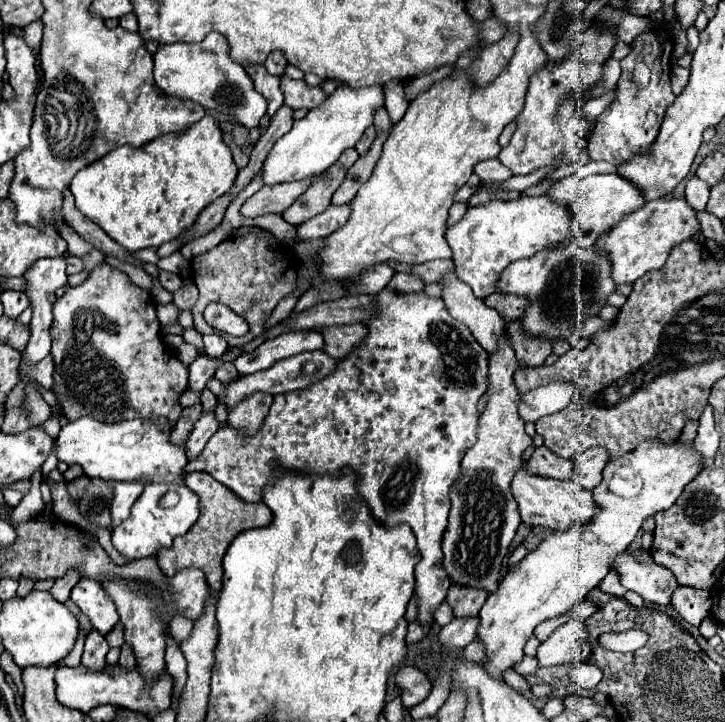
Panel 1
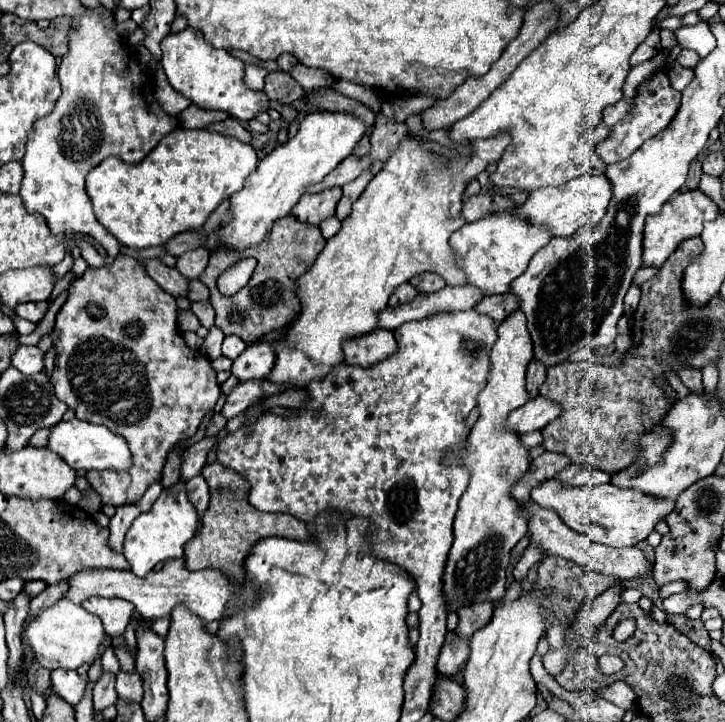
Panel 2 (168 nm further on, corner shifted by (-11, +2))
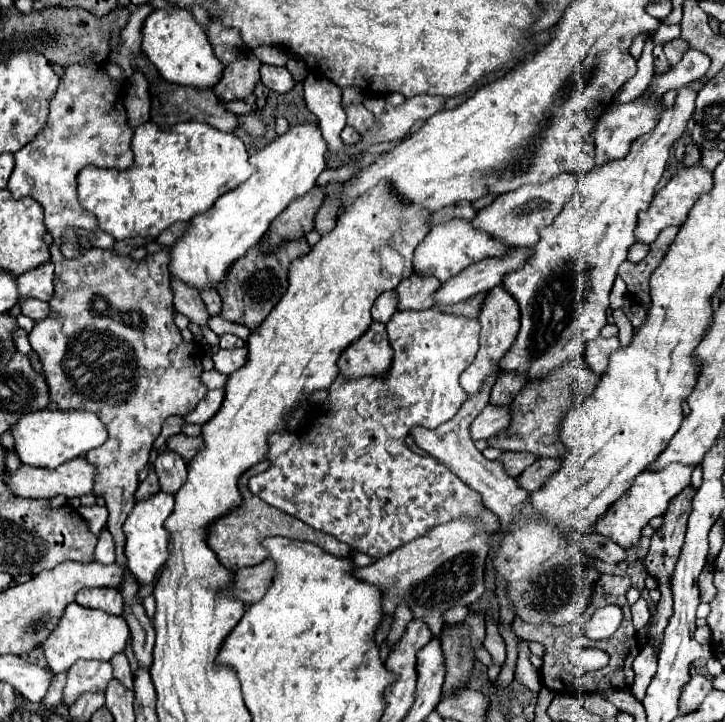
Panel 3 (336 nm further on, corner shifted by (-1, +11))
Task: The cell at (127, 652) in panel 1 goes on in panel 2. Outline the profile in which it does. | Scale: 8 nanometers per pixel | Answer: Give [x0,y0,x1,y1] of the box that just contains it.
[116,670,142,704]

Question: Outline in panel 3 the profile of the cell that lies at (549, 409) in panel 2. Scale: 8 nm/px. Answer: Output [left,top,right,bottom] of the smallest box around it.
[470,403,510,439]

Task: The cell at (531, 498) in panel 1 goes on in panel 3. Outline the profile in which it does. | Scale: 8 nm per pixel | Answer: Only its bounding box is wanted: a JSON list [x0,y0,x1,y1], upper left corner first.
[594,465,694,547]

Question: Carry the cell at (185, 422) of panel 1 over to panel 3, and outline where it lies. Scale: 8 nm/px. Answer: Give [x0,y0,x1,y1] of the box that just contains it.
[136,467,160,501]

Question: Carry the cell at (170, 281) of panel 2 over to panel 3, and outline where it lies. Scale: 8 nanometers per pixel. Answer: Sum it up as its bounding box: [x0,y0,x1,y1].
[170,277,210,327]

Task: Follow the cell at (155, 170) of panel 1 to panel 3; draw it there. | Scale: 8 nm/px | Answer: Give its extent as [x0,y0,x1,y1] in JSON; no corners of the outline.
[78,121,252,239]

